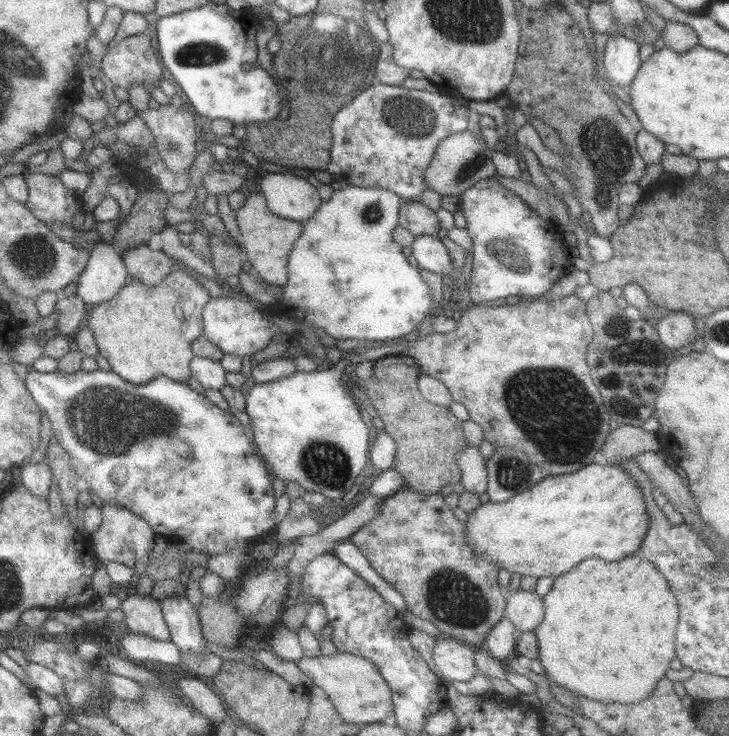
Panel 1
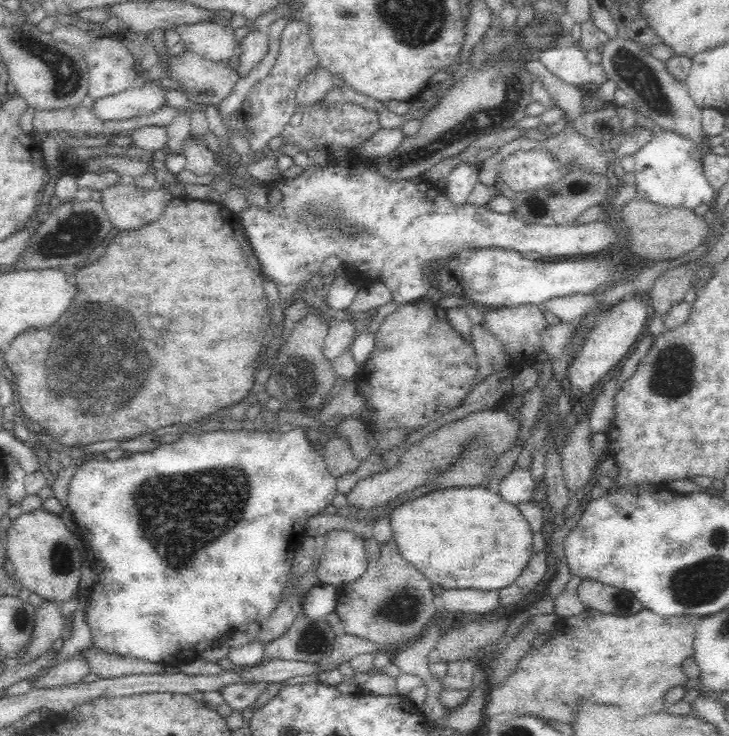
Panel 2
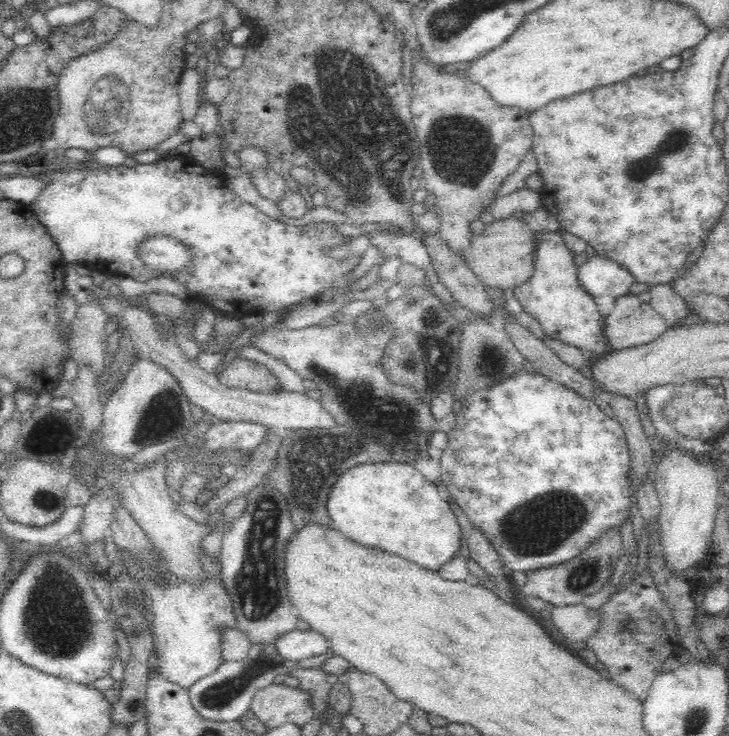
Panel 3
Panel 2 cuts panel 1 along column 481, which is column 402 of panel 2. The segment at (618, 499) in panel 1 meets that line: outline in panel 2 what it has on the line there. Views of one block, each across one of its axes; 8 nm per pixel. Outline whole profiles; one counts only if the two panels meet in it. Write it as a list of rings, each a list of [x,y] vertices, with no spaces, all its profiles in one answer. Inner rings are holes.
[[[458,487],[437,490],[393,509],[390,524],[402,557],[443,589],[498,591],[506,588],[522,574],[533,555],[530,525],[518,506],[503,500],[495,489]]]

